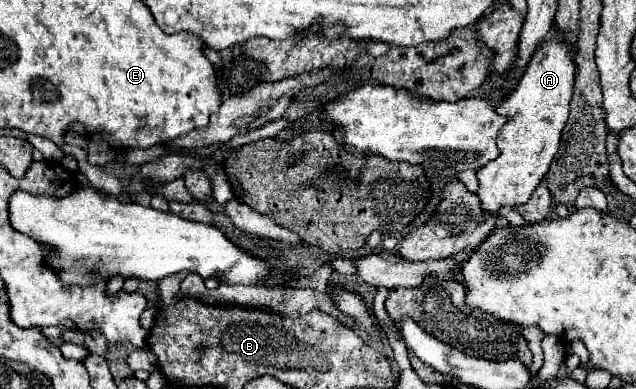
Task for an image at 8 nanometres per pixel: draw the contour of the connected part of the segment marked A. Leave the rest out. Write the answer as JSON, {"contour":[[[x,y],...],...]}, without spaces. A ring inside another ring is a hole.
{"contour":[[[554,36],[538,52],[534,52],[518,86],[496,108],[496,112],[506,116],[508,122],[498,132],[500,156],[480,168],[476,174],[480,184],[476,192],[482,208],[480,220],[496,216],[504,206],[514,208],[526,204],[526,200],[530,200],[532,192],[550,170],[550,164],[560,146],[562,128],[568,120],[574,74],[576,66],[572,62],[570,48],[566,48],[566,42],[562,38]]]}

